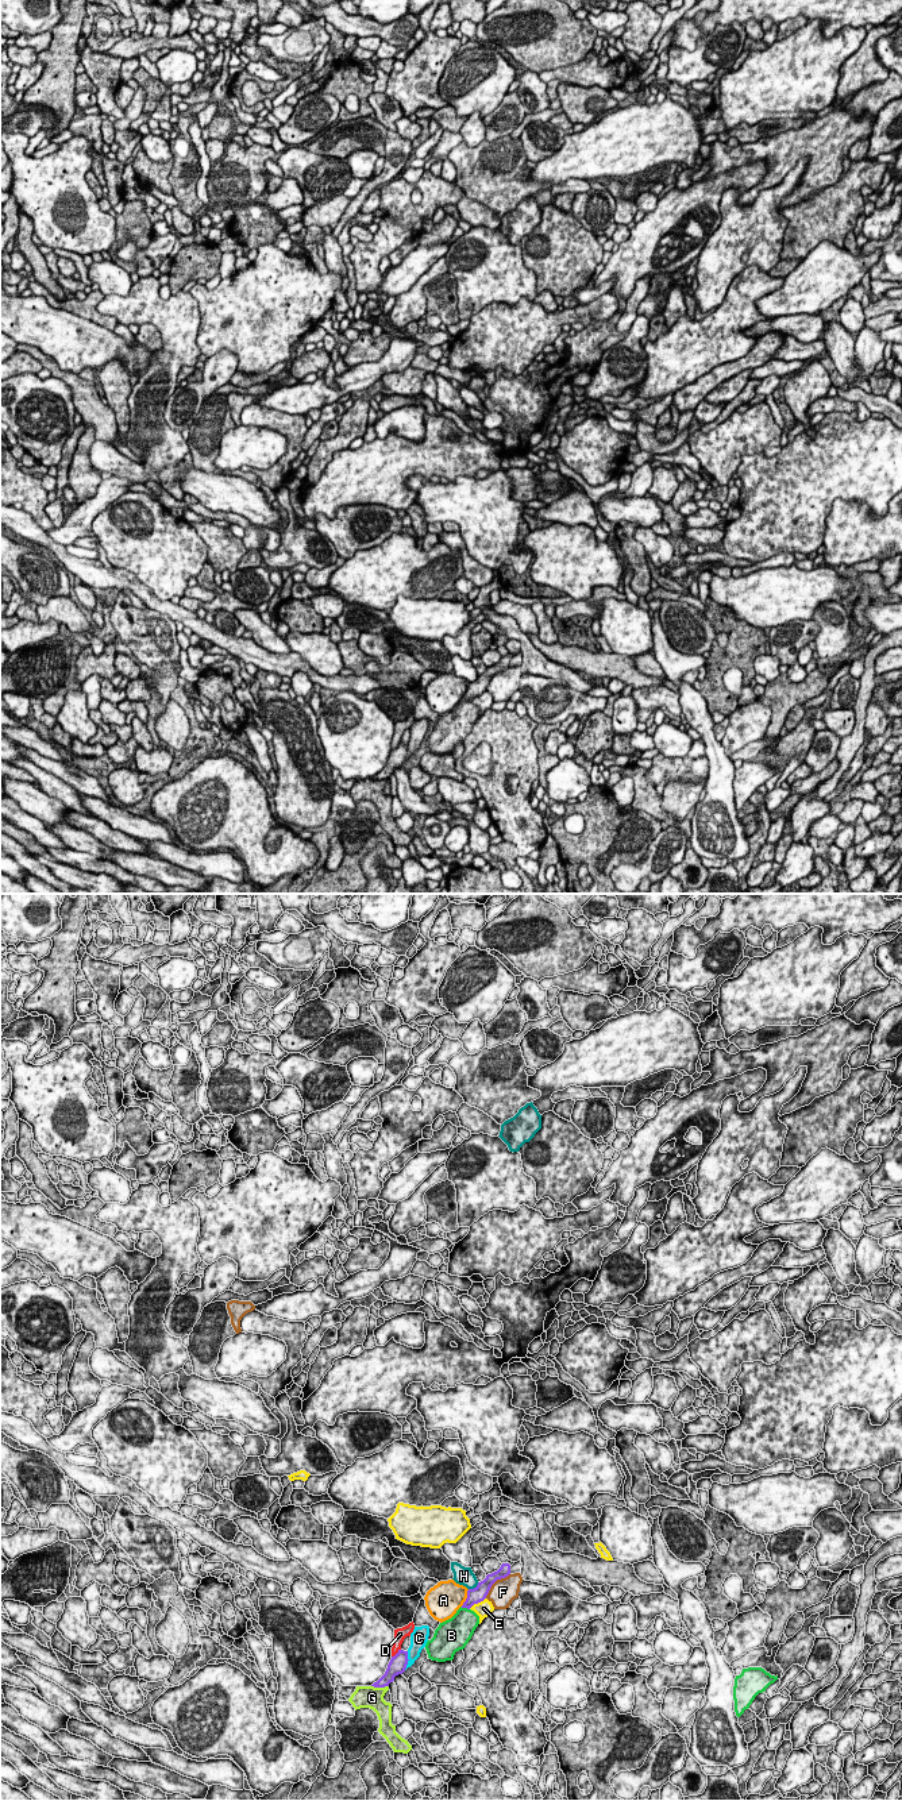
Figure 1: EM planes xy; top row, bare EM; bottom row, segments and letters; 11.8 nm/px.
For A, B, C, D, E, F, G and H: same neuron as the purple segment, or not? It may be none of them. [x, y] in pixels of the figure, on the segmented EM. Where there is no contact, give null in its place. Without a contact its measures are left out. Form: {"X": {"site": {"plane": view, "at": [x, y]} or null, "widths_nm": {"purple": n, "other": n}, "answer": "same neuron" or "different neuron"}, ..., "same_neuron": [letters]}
{"A": {"site": {"plane": "xy", "at": [467, 1597]}, "widths_nm": {"purple": 190, "other": 380}, "answer": "different neuron"}, "B": {"site": {"plane": "xy", "at": [465, 1607]}, "widths_nm": {"purple": 190, "other": 320}, "answer": "different neuron"}, "C": {"site": {"plane": "xy", "at": [408, 1659]}, "widths_nm": {"purple": 220, "other": 190}, "answer": "different neuron"}, "D": {"site": {"plane": "xy", "at": [397, 1653]}, "widths_nm": {"purple": 220, "other": 160}, "answer": "different neuron"}, "E": {"site": {"plane": "xy", "at": [477, 1603]}, "widths_nm": {"purple": 190, "other": 190}, "answer": "different neuron"}, "F": {"site": {"plane": "xy", "at": [494, 1581]}, "widths_nm": {"purple": 170, "other": 320}, "answer": "different neuron"}, "G": {"site": {"plane": "xy", "at": [380, 1686]}, "widths_nm": {"purple": 140, "other": 260}, "answer": "different neuron"}, "H": {"site": {"plane": "xy", "at": [474, 1588]}, "widths_nm": {"purple": 190, "other": 220}, "answer": "different neuron"}, "same_neuron": []}

